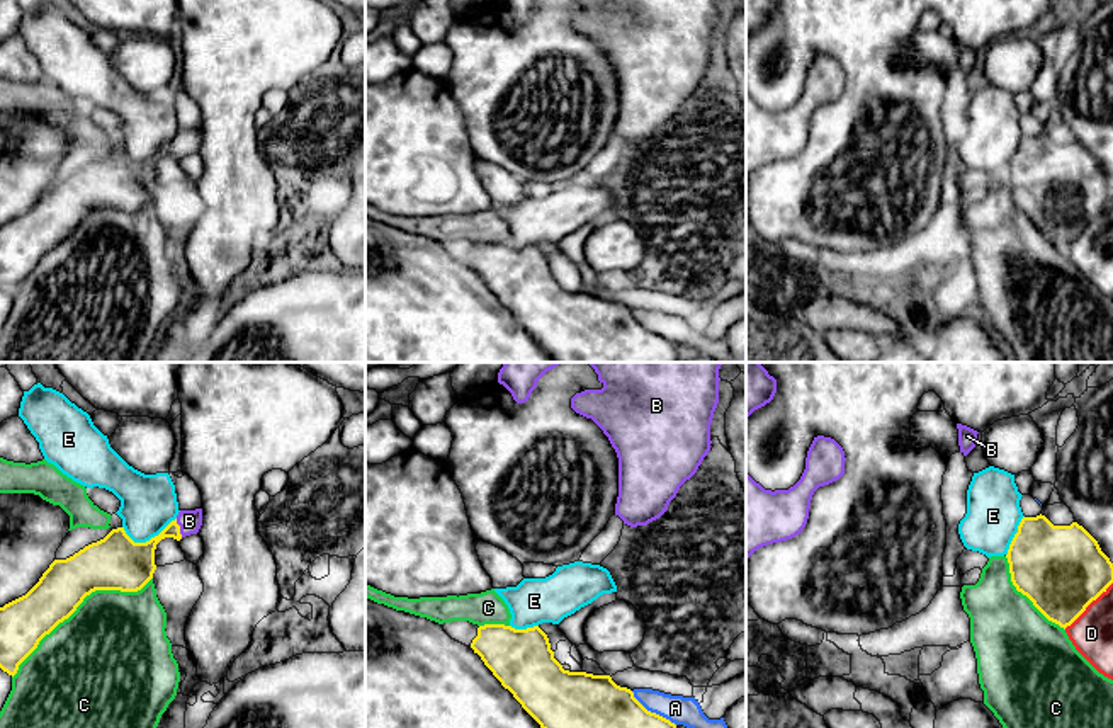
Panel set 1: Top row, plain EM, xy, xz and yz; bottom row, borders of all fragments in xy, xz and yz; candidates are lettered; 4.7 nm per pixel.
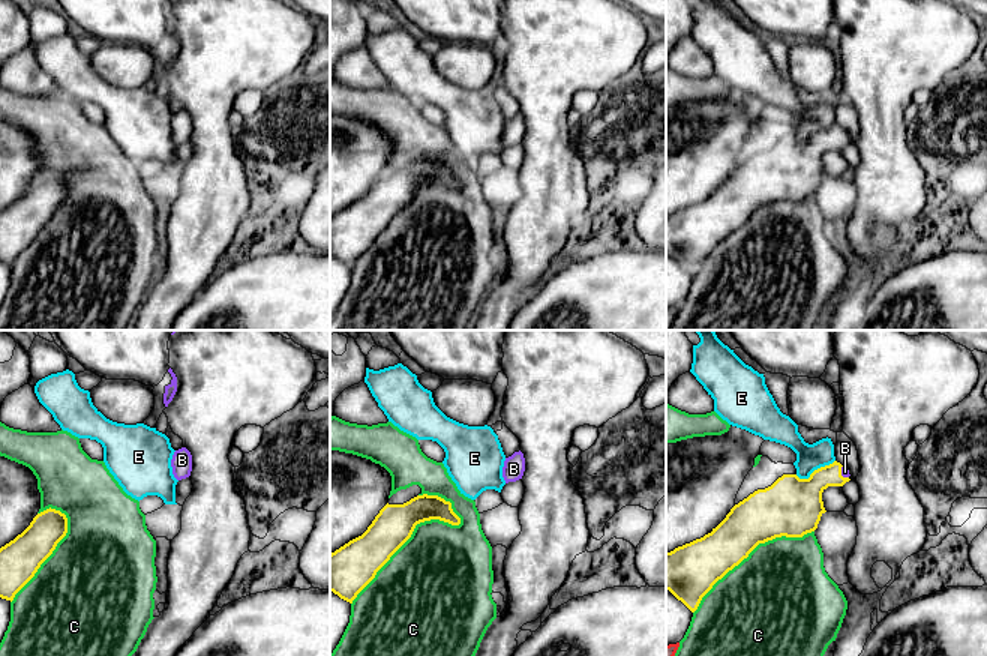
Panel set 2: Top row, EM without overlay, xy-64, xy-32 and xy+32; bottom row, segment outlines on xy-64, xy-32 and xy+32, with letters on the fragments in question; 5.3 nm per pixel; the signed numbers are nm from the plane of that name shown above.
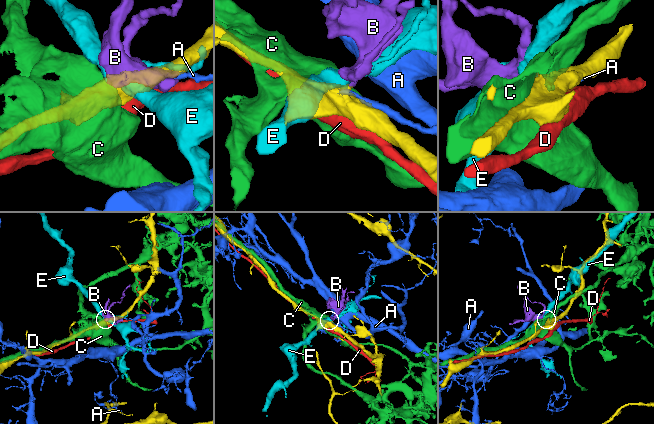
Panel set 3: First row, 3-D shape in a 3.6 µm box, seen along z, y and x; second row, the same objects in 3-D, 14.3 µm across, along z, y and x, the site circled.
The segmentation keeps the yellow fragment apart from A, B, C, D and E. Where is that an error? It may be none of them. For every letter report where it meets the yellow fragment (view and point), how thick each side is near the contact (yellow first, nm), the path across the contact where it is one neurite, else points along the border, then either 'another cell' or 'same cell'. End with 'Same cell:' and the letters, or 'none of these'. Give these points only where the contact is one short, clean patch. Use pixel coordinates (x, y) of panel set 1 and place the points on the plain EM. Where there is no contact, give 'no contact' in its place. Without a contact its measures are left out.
A: contact xz (653, 332); calibres 480 and 140 nm; another cell
B: contact xy (179, 147); calibres 160 and 110 nm; way xy (136, 177), (162, 153), (179, 147), (189, 140); same cell
C: contact xy (79, 223); calibres 260 and 480 nm; another cell
D: contact yz (1088, 223); calibres 420 and 200 nm; another cell
E: contact xy (150, 159); calibres 260 and 280 nm; border xy (175, 136), (145, 160), (135, 160), (123, 148); another cell
Same cell: B

